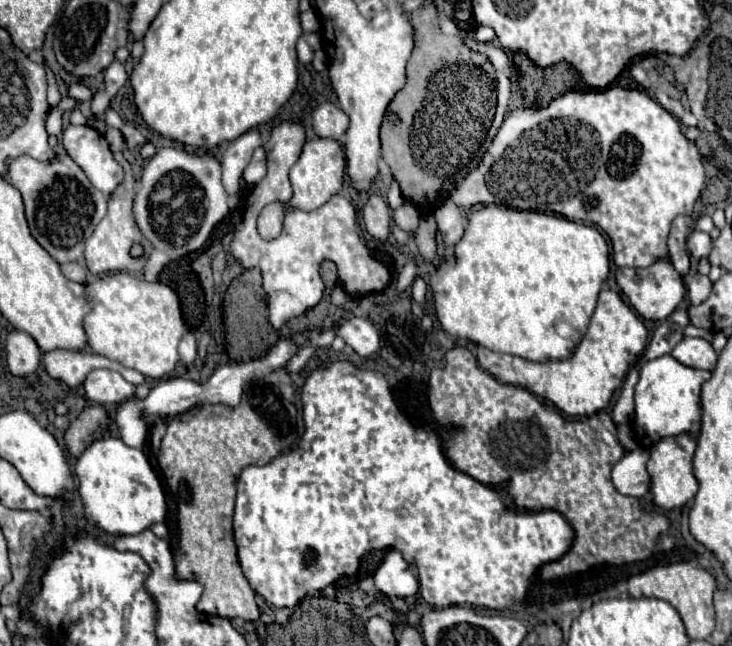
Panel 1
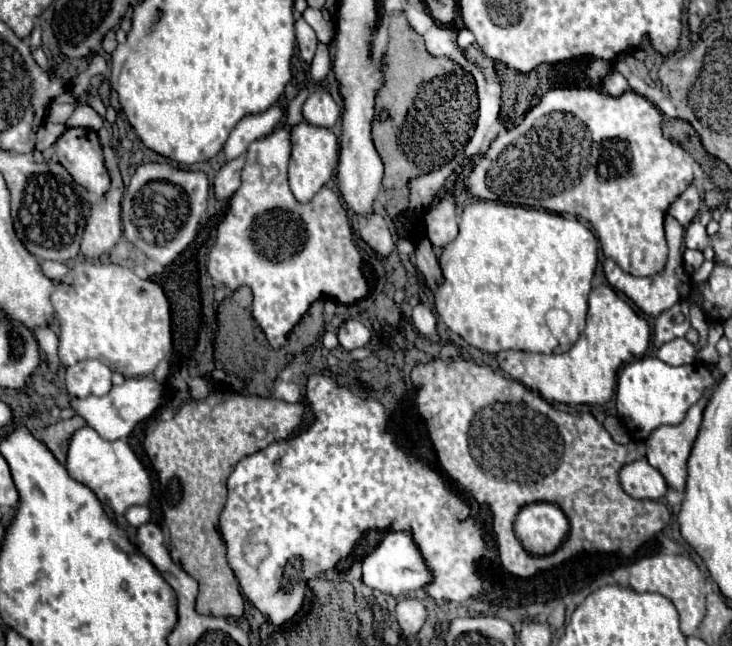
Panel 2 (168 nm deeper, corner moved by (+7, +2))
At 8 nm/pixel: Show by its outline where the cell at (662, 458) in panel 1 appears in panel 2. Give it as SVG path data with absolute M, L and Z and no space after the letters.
M712 389L706 391L706 395L702 395L702 399L694 407L690 407L690 411L686 413L686 419L680 425L662 425L662 427L654 429L652 435L646 441L646 445L648 445L648 453L646 453L648 463L664 475L670 489L682 491L684 485L686 485L686 477L688 477L686 463L688 463L692 445L696 441L696 435L698 435L698 429L700 429L700 423L702 423L702 413L704 413L704 407L708 405L710 395L712 395Z

